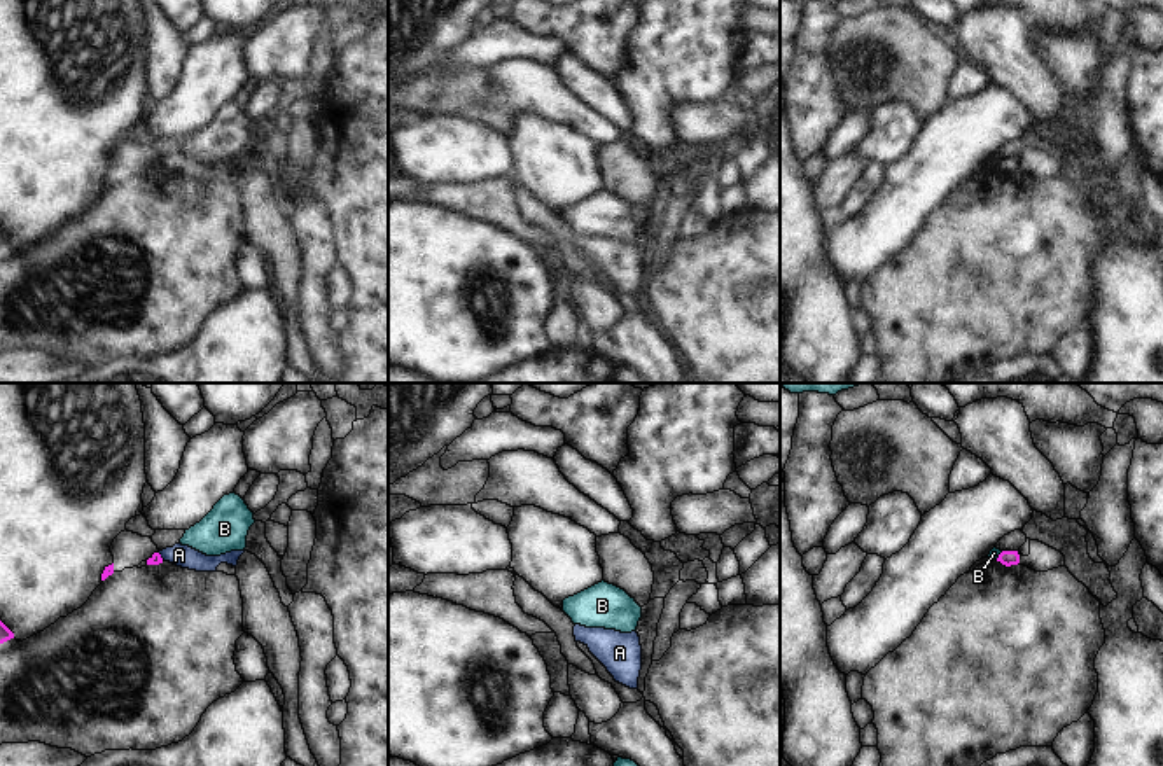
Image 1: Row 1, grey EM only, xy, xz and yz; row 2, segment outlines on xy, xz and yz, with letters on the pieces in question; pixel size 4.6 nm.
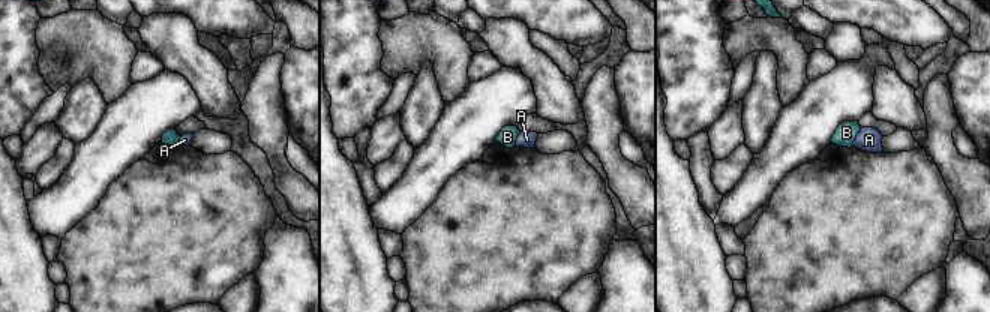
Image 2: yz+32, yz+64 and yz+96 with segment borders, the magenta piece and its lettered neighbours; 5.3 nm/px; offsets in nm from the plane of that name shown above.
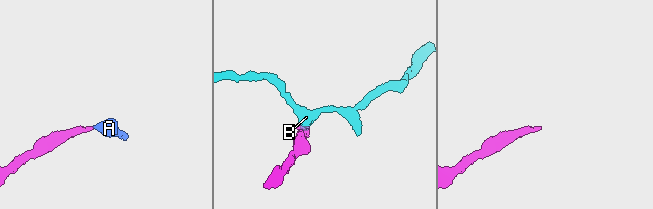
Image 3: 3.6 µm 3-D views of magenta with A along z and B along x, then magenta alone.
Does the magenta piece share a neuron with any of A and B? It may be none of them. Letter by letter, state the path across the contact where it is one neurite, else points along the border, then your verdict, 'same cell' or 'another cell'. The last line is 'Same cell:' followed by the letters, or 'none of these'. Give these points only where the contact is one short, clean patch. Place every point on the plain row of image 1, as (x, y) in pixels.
A: runs through xy (156, 167), (160, 165), (179, 163); same cell
B: border along yz (1002, 160), (995, 167); another cell
Same cell: A

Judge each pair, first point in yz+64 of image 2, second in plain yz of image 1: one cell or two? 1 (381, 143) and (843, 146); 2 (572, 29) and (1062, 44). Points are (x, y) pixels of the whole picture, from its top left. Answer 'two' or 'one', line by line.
1: two
2: two

